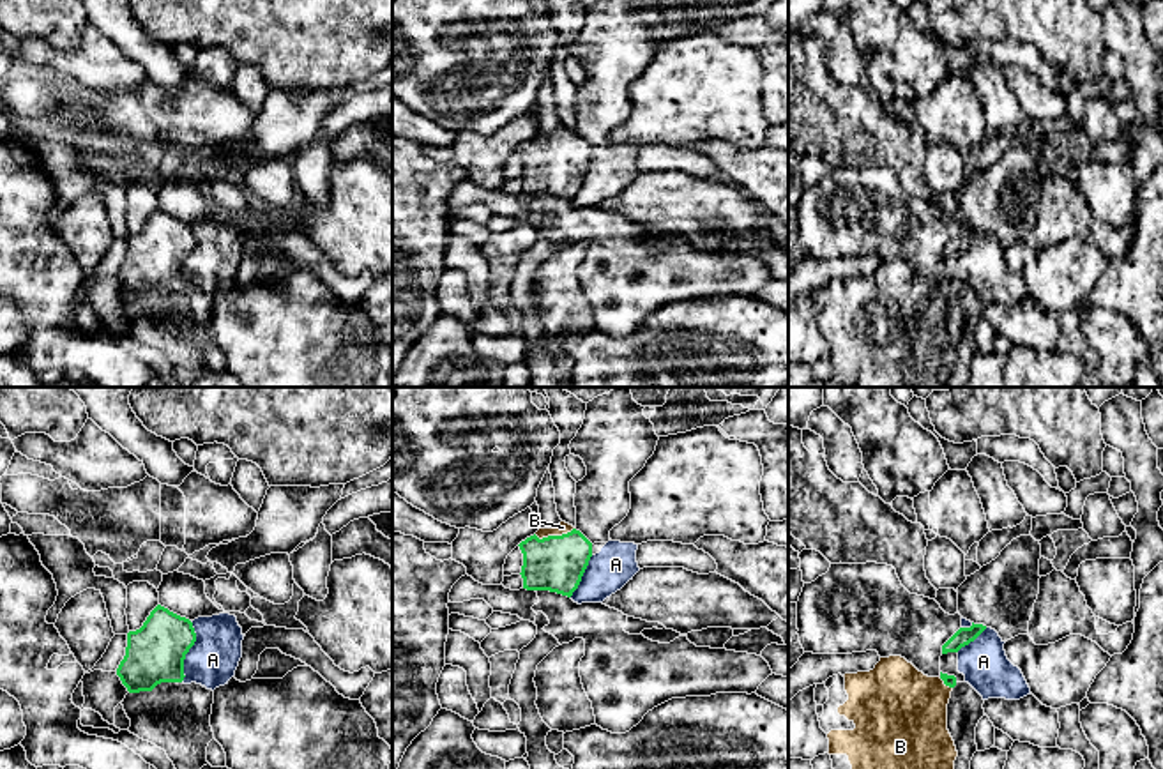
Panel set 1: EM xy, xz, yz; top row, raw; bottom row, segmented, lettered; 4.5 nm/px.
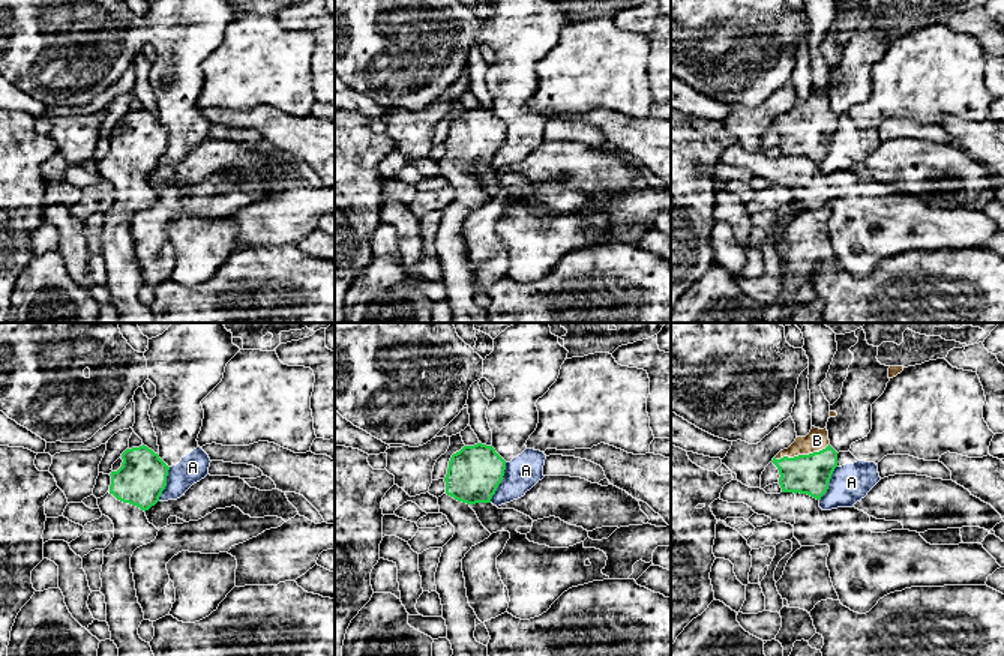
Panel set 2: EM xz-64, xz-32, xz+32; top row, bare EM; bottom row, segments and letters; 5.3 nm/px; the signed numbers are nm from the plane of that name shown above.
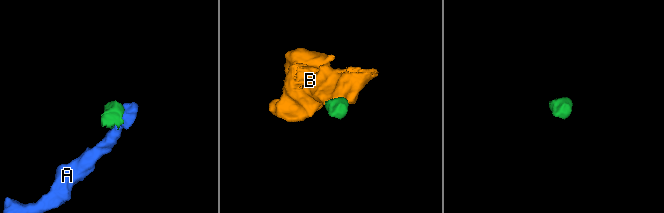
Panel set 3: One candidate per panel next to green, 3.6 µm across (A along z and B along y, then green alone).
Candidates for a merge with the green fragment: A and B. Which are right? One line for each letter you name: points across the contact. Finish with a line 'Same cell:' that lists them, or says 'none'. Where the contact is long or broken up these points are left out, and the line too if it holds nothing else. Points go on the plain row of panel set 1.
B: way xz (557, 167), (554, 163), (554, 140), (562, 131)
Same cell: B

